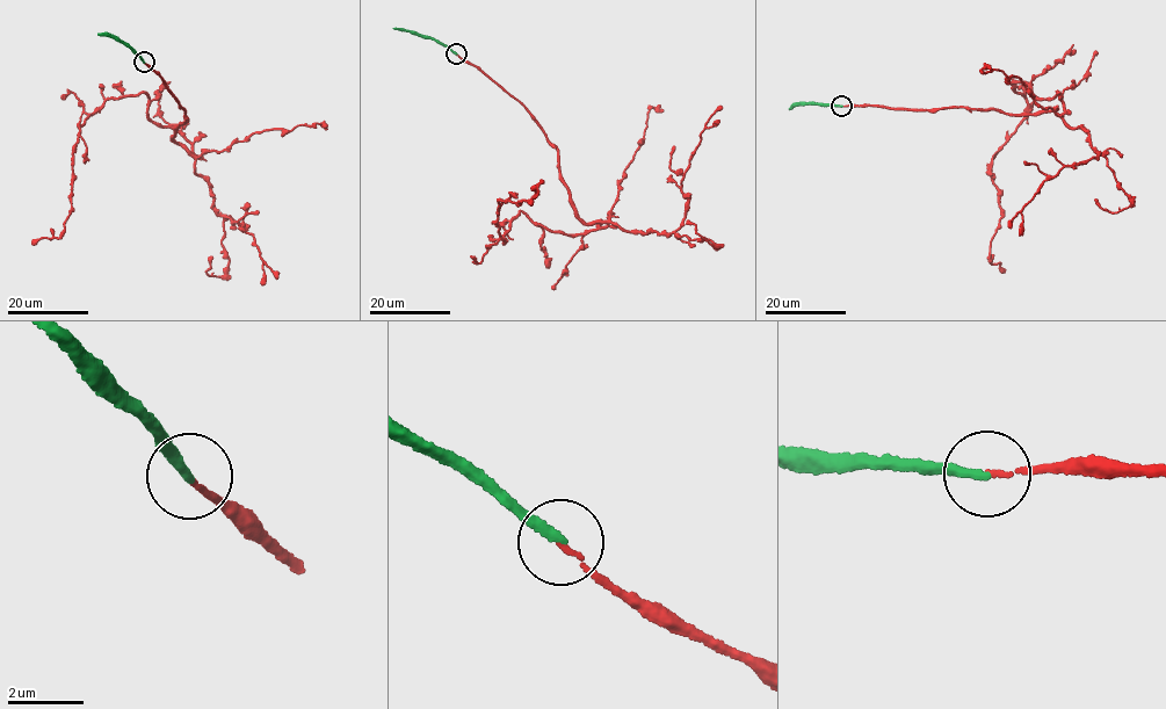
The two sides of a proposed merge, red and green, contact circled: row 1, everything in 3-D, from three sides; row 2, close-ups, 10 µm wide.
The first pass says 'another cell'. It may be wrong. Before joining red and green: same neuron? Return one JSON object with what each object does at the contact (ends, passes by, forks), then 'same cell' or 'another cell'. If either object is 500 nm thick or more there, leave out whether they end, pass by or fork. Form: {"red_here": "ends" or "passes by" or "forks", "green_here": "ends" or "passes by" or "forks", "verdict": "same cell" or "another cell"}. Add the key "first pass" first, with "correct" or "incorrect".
{"first pass": "incorrect", "red_here": "ends", "green_here": "ends", "verdict": "same cell"}

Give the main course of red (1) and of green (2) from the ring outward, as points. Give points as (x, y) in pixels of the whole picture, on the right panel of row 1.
1: (842, 106), (1062, 114), (1061, 96), (1013, 82), (1028, 107), (990, 167), (1001, 218), (990, 257), (1005, 272)
2: (842, 106), (816, 103), (789, 108)

